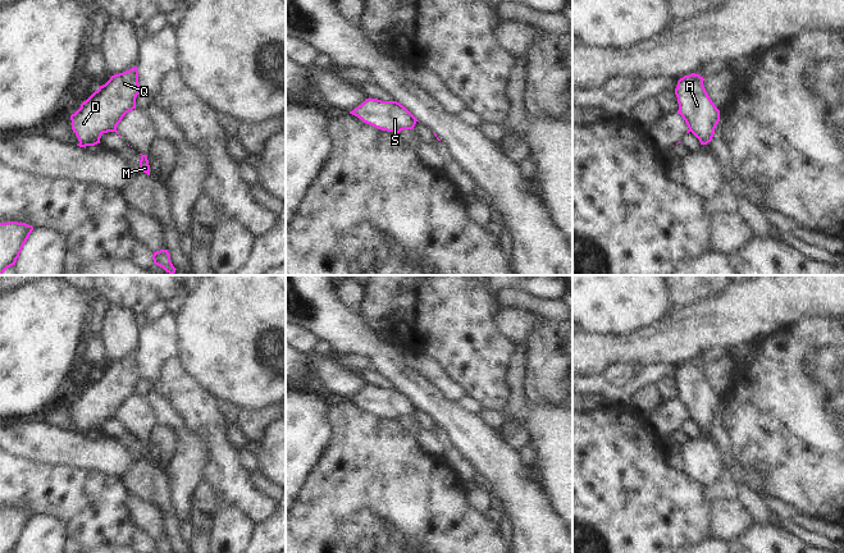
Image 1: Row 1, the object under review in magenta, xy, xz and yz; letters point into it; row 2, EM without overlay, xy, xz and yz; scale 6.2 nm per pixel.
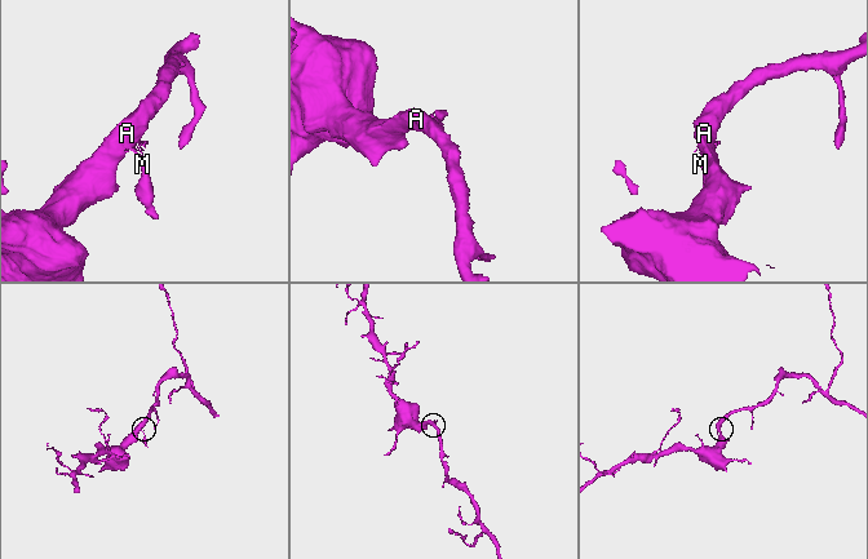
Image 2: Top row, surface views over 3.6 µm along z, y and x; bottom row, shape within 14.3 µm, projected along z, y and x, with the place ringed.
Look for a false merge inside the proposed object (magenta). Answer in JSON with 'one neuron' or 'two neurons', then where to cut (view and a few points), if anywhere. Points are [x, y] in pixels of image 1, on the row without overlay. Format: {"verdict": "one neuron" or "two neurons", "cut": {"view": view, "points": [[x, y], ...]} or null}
{"verdict": "two neurons", "cut": {"view": "xy", "points": [[115, 415], [113, 417]]}}

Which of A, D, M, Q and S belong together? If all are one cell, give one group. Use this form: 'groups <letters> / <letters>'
groups A D Q S / M

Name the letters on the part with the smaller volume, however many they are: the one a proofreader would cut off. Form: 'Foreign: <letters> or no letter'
Foreign: M

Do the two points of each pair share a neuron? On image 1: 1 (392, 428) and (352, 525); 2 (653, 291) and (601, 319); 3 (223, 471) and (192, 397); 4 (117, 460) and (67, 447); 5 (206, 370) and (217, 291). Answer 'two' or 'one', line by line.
1: one
2: one
3: one
4: one
5: one

